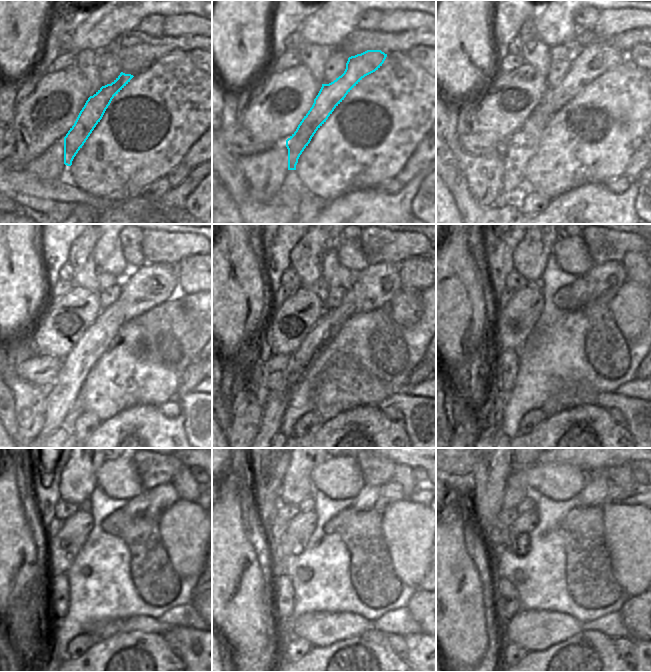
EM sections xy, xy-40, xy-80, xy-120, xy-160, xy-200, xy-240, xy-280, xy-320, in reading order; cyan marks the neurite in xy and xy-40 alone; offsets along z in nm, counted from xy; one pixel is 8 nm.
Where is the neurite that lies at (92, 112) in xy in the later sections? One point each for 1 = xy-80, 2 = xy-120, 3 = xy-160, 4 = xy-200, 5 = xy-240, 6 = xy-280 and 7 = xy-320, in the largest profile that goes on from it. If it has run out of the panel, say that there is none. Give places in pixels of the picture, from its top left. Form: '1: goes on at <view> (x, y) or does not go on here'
1: goes on at xy-80 (588, 64)
2: goes on at xy-120 (150, 285)
3: goes on at xy-160 (374, 287)
4: goes on at xy-200 (603, 282)
5: goes on at xy-240 (162, 498)
6: goes on at xy-280 (391, 492)
7: goes on at xy-320 (616, 493)

